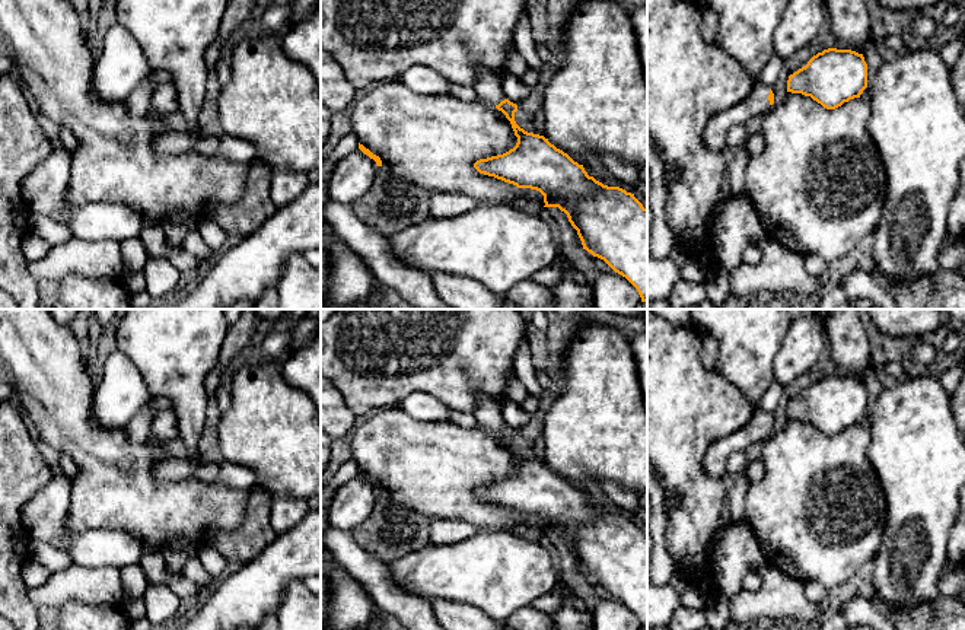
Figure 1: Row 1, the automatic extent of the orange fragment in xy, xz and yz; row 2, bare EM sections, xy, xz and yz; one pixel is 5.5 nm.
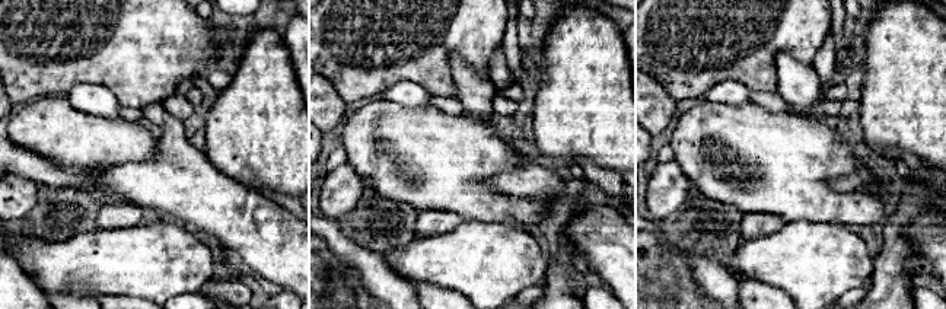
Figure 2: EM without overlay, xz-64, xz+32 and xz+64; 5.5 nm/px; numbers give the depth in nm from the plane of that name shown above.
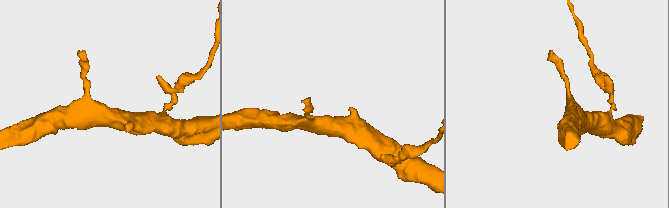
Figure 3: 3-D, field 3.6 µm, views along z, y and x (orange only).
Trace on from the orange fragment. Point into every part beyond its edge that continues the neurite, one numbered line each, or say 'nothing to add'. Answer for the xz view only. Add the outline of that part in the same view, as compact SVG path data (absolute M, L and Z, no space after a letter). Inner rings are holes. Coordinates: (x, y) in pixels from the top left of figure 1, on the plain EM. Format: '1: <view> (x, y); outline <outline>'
1: xz (489, 411); outline M481 394L474 416L478 420L478 427L496 433L506 426L503 419L503 405L506 400L503 398L488 398Z

